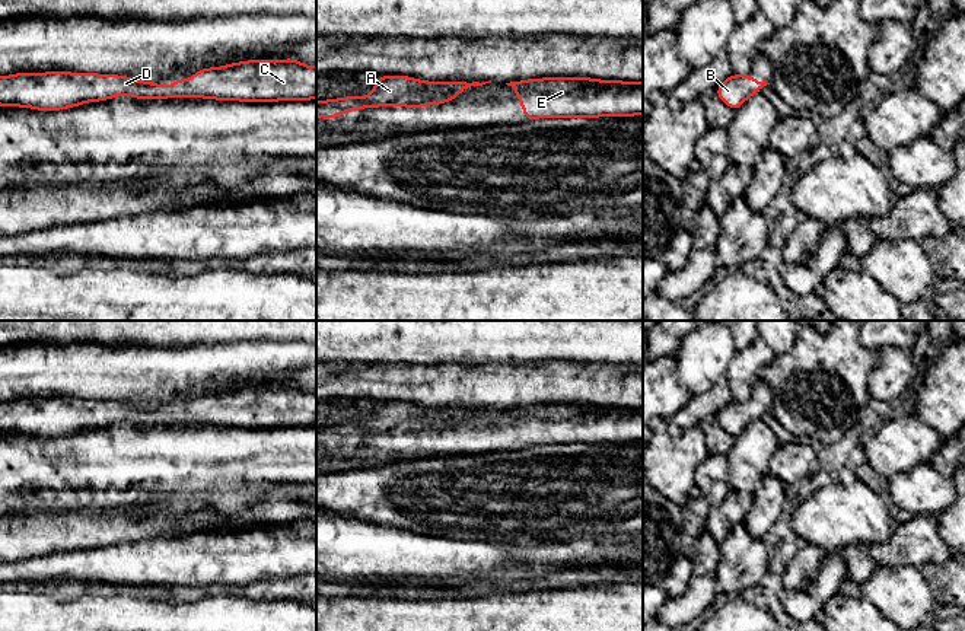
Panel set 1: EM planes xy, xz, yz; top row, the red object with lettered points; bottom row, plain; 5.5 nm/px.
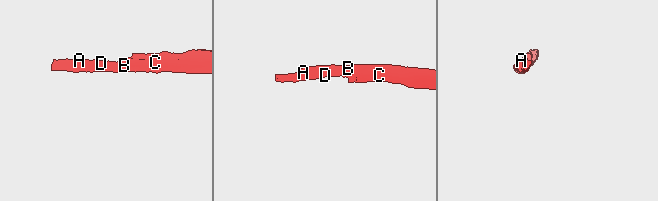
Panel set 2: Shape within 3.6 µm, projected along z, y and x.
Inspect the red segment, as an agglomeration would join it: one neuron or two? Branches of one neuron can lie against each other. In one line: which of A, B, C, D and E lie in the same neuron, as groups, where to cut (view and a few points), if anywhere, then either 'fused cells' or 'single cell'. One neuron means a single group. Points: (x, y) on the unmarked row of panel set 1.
groups A B C D E; cut none; single cell

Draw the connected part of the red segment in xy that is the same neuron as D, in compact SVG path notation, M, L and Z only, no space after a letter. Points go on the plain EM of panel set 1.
M294 385L289 386L251 386L203 395L192 401L188 408L175 405L172 414L144 407L133 407L127 402L93 401L93 399L19 399L0 404L0 431L23 433L39 437L58 437L82 431L85 428L106 427L120 421L137 426L165 424L207 424L220 427L274 428L316 426L316 393L305 392Z

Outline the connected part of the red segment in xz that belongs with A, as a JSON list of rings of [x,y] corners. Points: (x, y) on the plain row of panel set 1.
[[[380,402],[372,420],[363,424],[338,424],[316,427],[316,443],[329,447],[332,443],[354,436],[401,431],[420,434],[453,427],[471,412],[482,412],[491,408],[423,408],[408,402]]]

